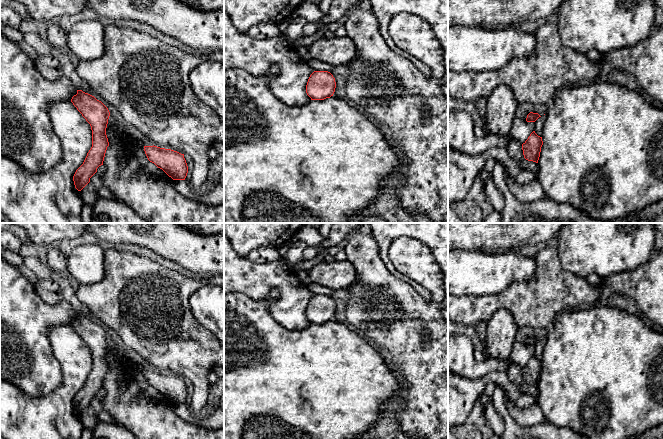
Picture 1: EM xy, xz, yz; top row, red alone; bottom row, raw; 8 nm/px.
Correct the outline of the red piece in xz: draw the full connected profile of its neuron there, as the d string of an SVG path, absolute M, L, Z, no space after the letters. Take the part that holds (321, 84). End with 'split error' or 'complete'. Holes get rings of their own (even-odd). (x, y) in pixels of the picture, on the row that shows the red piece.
M314 71L307 82L306 93L311 100L324 100L333 96L336 82L328 71Z | complete

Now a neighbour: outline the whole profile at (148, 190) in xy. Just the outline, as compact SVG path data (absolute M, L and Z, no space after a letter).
M109 123L106 135L109 146L103 161L103 165L106 167L106 172L102 174L103 186L110 189L117 200L127 204L148 223L224 223L224 204L210 205L181 195L172 185L174 180L148 160L144 146L135 143L123 144L123 133Z

